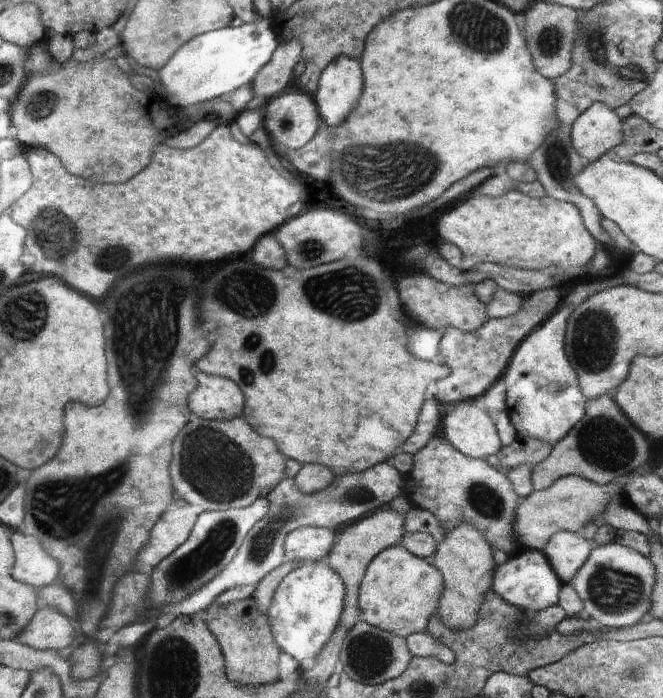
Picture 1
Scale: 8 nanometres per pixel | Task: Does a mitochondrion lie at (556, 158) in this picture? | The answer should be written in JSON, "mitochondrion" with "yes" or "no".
{"mitochondrion":"yes"}

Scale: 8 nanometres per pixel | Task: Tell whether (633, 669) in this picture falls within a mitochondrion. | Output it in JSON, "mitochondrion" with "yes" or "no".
{"mitochondrion":"yes"}

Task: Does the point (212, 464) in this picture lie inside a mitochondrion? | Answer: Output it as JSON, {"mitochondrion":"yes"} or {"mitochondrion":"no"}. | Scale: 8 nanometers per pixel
{"mitochondrion":"yes"}

